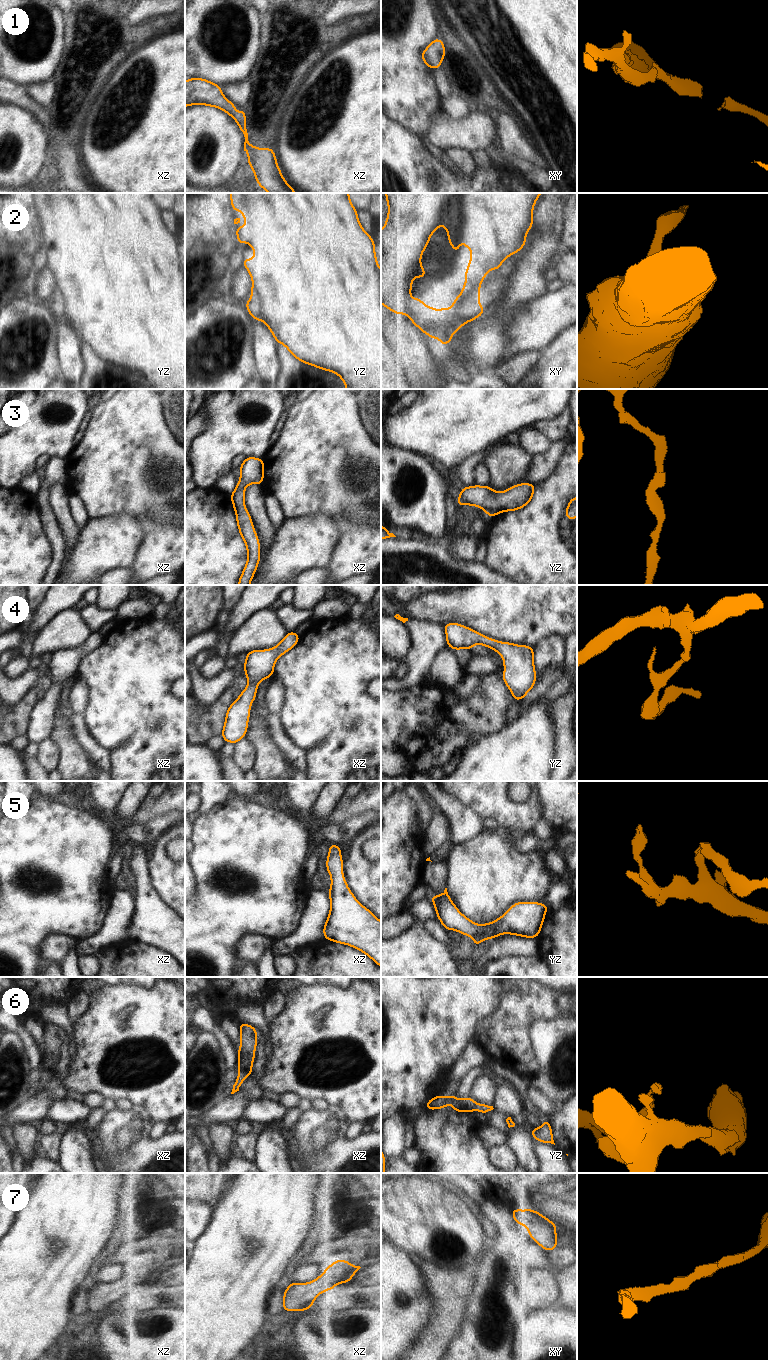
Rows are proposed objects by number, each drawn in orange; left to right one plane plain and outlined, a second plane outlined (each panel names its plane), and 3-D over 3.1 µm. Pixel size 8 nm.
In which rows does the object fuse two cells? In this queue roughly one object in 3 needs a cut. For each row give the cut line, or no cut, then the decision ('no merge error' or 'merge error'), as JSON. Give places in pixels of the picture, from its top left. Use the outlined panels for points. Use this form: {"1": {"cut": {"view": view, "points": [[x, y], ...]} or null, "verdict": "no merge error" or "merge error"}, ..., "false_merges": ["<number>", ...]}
{"1": {"cut": null, "verdict": "no merge error"}, "2": {"cut": {"view": "xy", "points": [[478, 290], [467, 297], [458, 309], [465, 321]]}, "verdict": "merge error"}, "3": {"cut": null, "verdict": "no merge error"}, "4": {"cut": null, "verdict": "no merge error"}, "5": {"cut": null, "verdict": "no merge error"}, "6": {"cut": null, "verdict": "no merge error"}, "7": {"cut": null, "verdict": "no merge error"}, "false_merges": ["2"]}

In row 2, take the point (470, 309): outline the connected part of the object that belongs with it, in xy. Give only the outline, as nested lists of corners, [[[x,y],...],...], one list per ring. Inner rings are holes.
[[[477,291],[471,298],[466,298],[460,305],[458,311],[465,321],[473,321],[484,313],[484,307],[478,303],[480,292]]]

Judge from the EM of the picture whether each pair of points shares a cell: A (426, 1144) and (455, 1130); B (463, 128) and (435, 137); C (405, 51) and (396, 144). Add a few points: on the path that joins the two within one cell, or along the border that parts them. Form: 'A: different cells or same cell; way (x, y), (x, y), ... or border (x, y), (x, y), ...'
A: same cell; way (433, 1141), (448, 1137)
B: same cell; way (456, 133), (442, 133)
C: different cells; border (391, 119), (418, 136)

